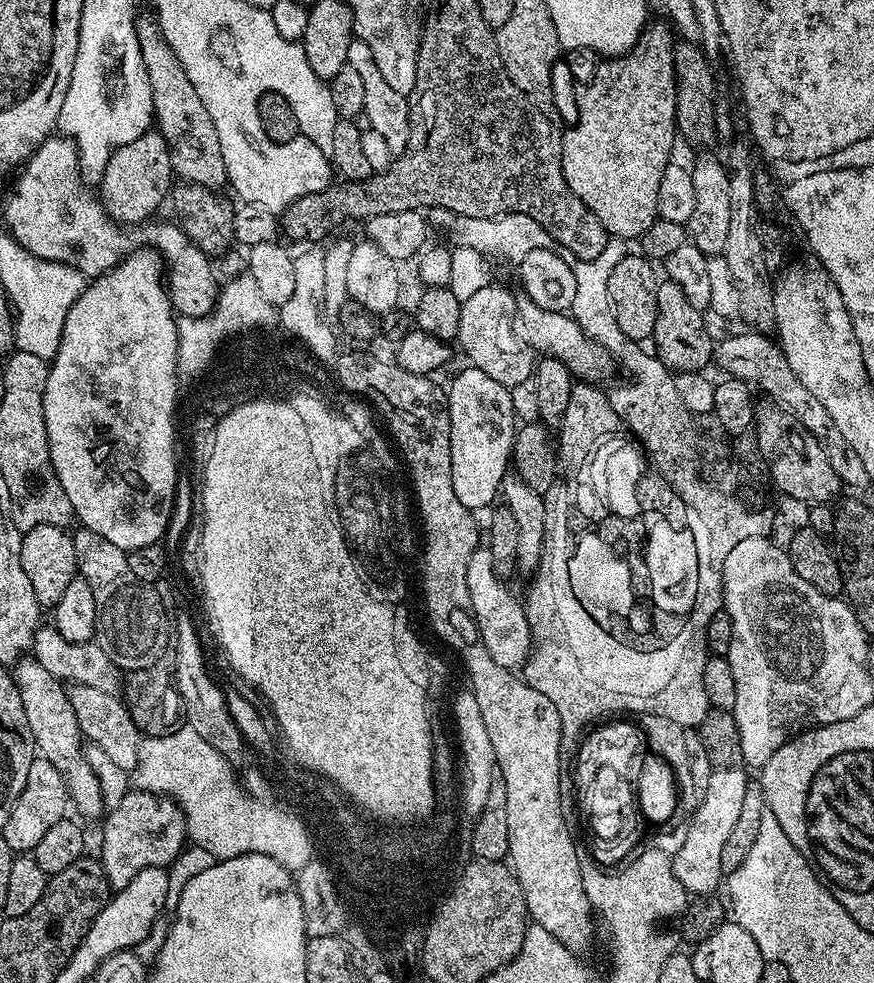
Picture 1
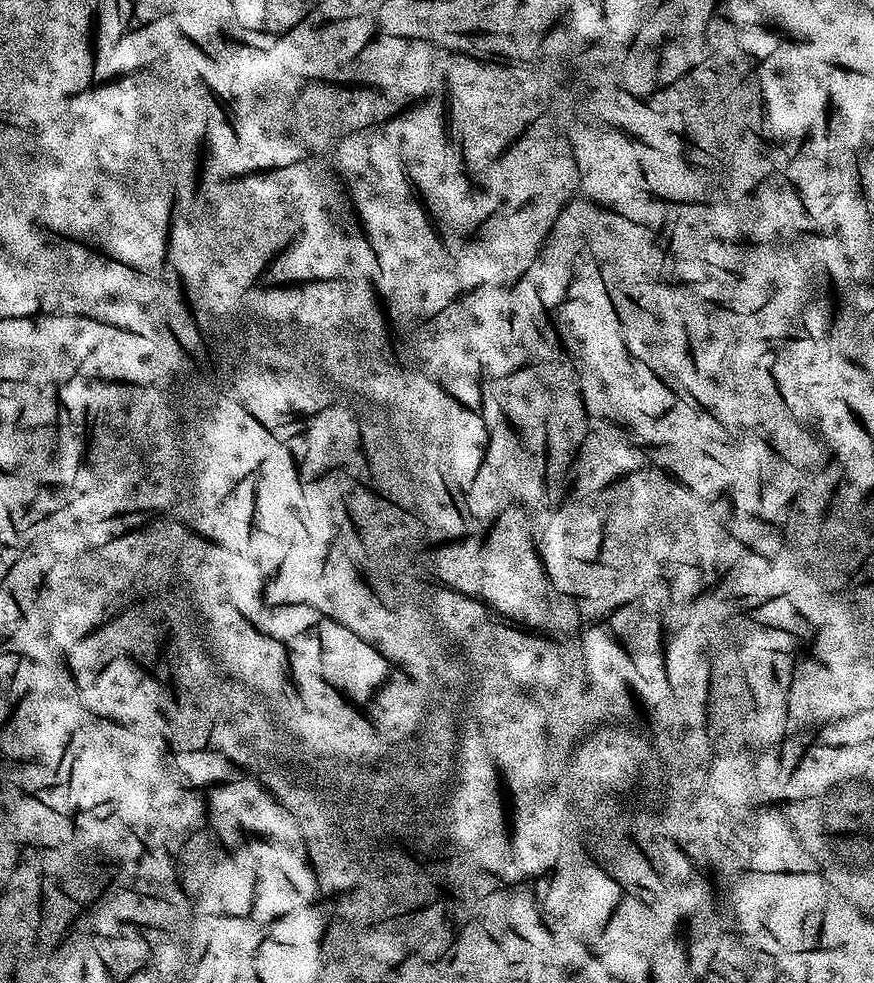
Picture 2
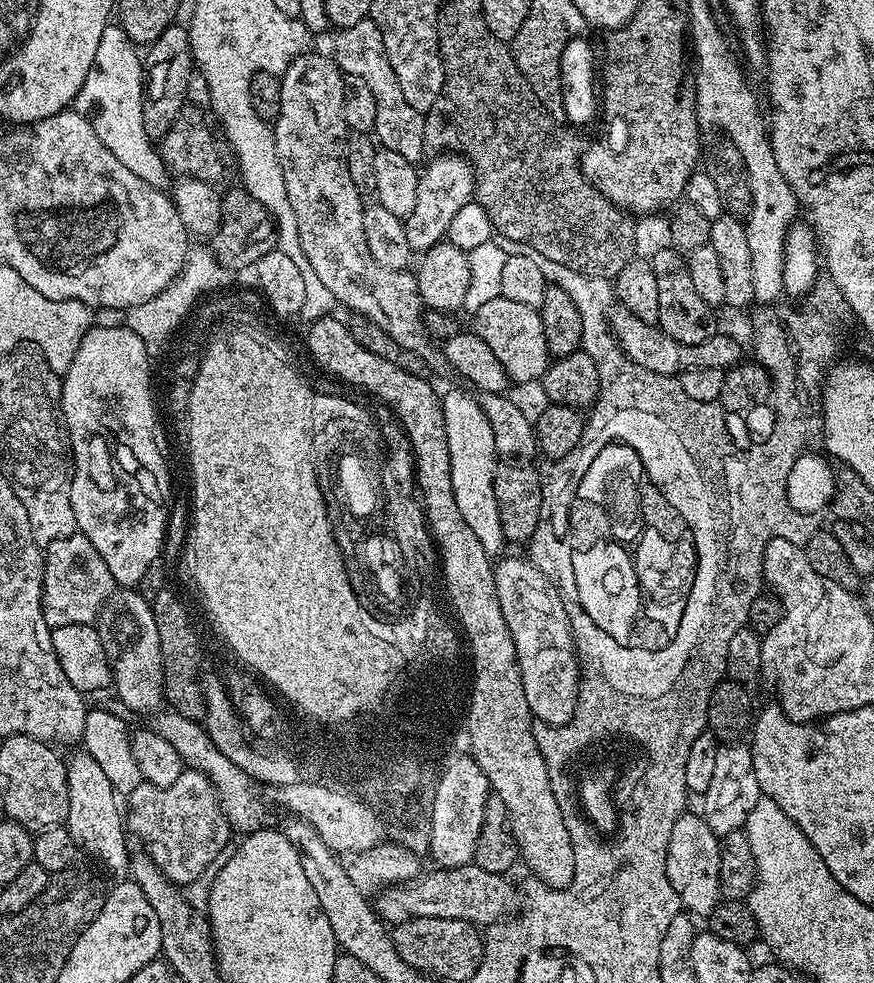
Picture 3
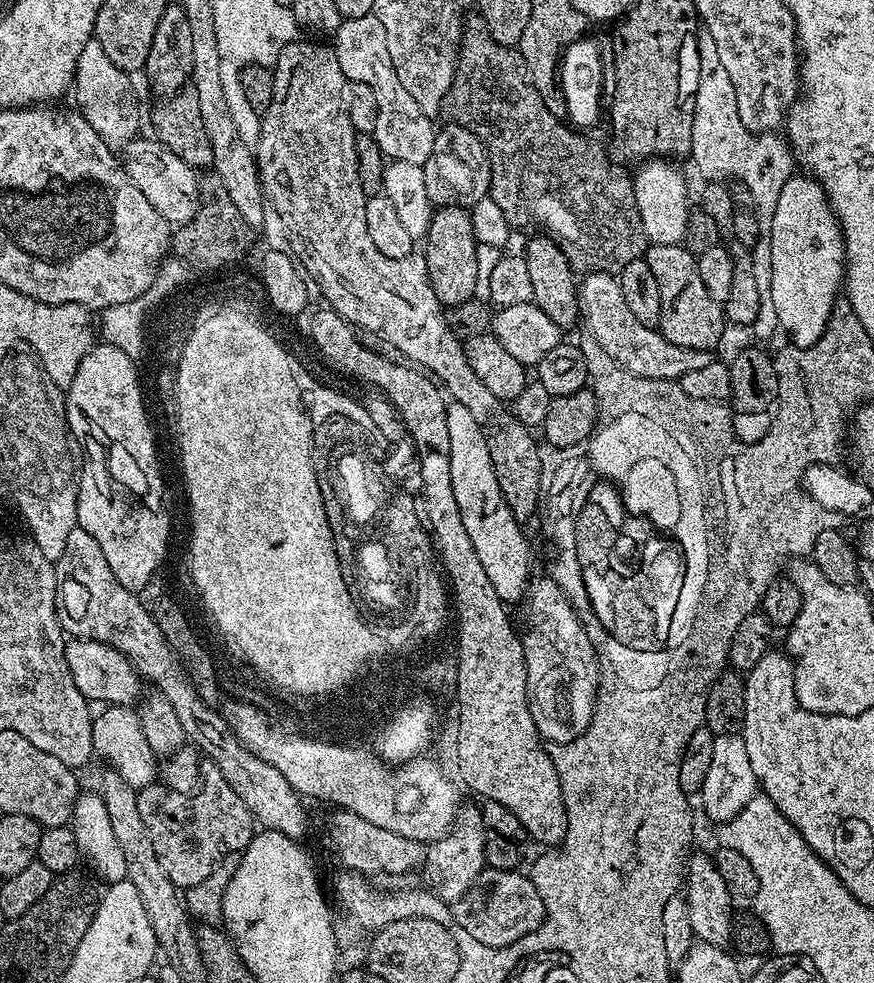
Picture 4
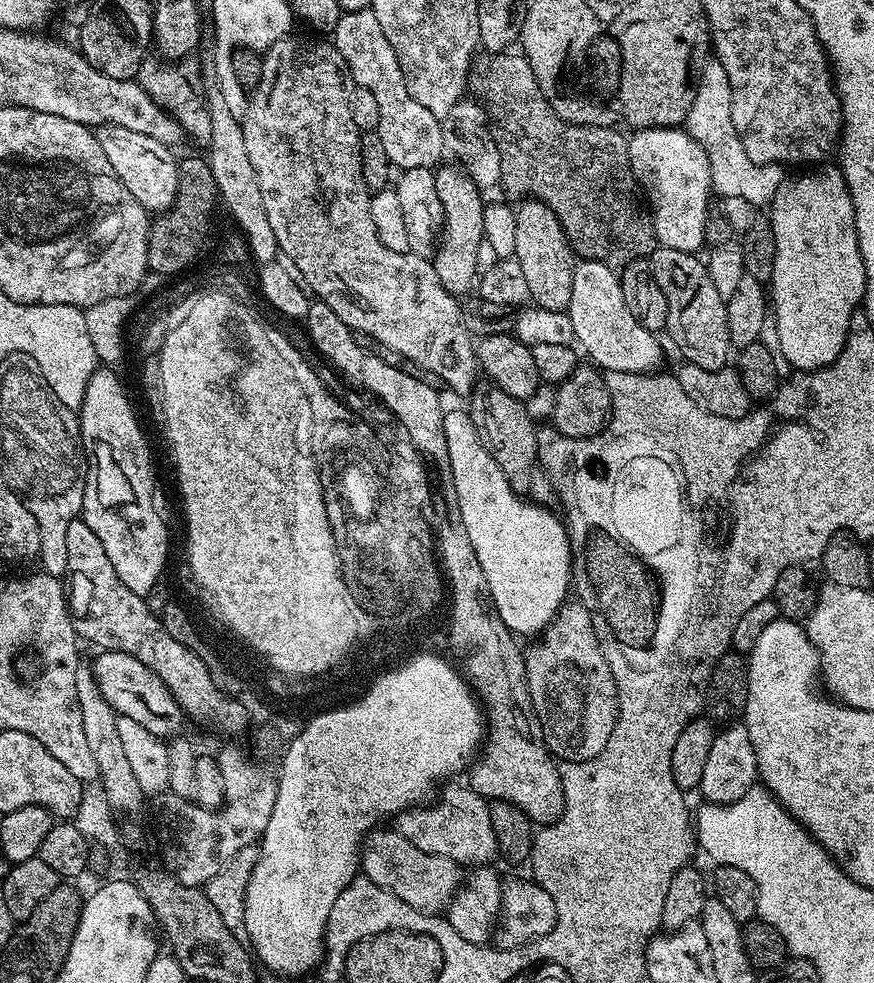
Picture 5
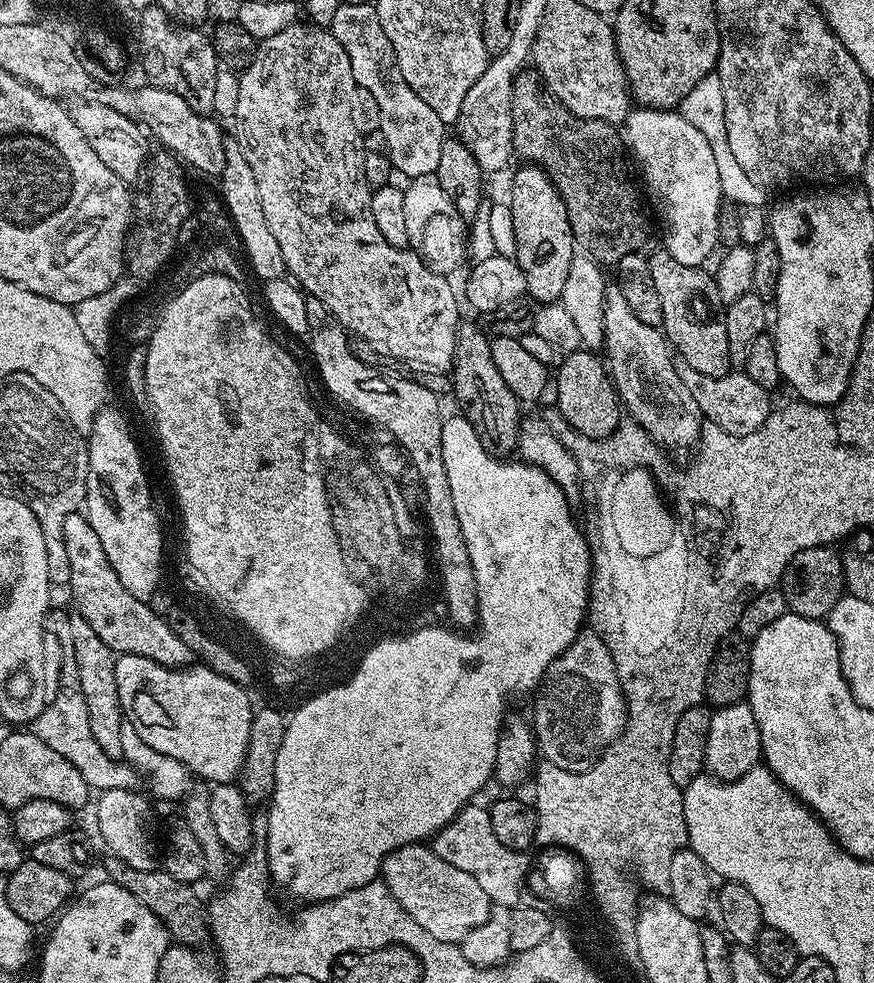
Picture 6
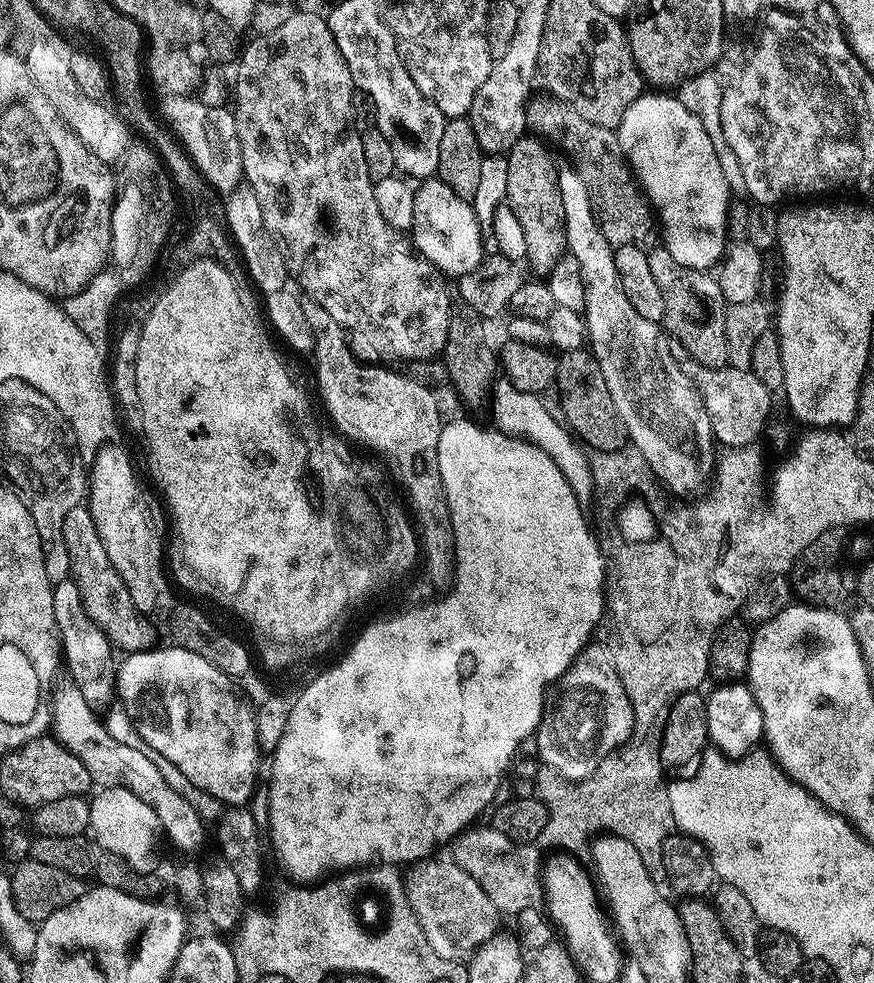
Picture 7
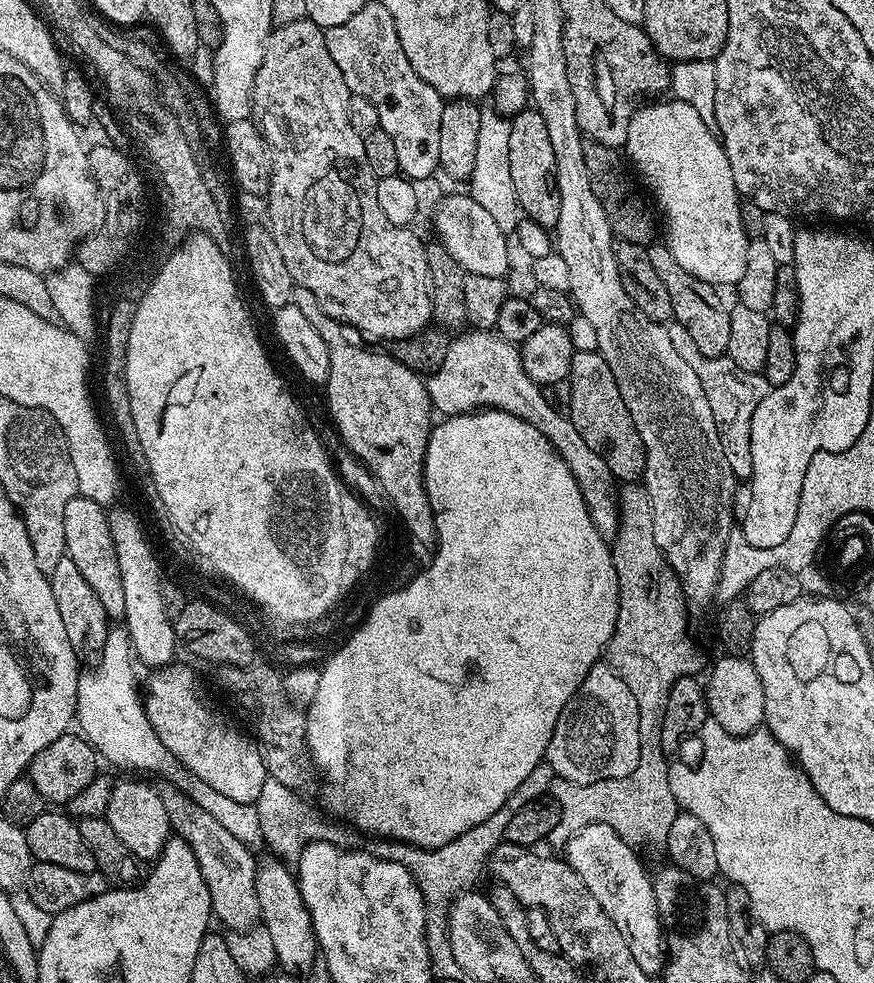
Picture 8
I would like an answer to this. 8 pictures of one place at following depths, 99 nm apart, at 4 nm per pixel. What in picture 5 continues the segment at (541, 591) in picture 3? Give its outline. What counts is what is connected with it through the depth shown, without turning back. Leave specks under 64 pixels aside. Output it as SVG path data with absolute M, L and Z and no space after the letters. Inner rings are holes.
M569 599L533 644L532 649L527 649L524 665L544 745L560 762L593 760L610 742L620 711L614 674L610 662L606 662L594 622L590 622L590 610L579 599Z

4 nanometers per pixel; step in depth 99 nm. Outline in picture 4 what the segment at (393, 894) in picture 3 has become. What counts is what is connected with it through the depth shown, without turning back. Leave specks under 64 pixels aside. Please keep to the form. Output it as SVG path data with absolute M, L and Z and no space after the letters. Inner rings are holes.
M485 867L484 871L481 872L479 880L476 881L473 888L469 890L466 895L464 895L463 900L455 901L454 907L456 908L452 912L452 916L454 918L453 921L457 925L459 924L468 924L468 928L484 928L484 924L480 924L480 916L484 916L485 914L490 914L493 912L494 914L500 915L500 947L509 946L512 942L517 942L518 938L522 938L526 934L530 934L531 932L539 932L541 924L544 922L544 913L546 911L546 905L544 899L542 898L542 894L538 894L538 890L534 886L534 882L532 881L531 875L525 874L525 876L519 876L521 873L519 871L513 870L507 872L506 870L498 870L497 868Z

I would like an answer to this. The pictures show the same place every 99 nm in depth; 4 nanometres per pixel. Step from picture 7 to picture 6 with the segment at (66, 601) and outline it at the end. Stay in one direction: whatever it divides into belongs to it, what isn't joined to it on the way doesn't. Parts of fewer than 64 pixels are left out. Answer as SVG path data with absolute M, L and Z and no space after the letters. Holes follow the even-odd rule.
M72 614L67 617L67 621L70 626L70 638L74 638L74 662L78 662L78 682L82 682L82 698L86 698L86 714L90 717L90 730L93 731L98 746L102 746L102 750L106 754L117 758L123 757L122 713L118 702L118 682L114 682L117 653L112 652L110 646L106 646L106 642L102 642L102 638L98 638L98 634L94 634L94 630L90 626L90 622L86 622L86 618Z

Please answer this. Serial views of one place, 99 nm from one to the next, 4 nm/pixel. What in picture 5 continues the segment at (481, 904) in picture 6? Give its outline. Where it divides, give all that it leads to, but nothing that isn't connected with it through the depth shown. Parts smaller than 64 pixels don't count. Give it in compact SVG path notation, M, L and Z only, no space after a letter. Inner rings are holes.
M373 831L364 842L362 872L366 879L382 886L382 890L390 890L390 894L402 898L402 902L406 902L417 913L443 913L461 887L461 865L450 858L442 858L438 854L426 854L426 850L418 850L414 842L407 840L398 831L380 831Z

